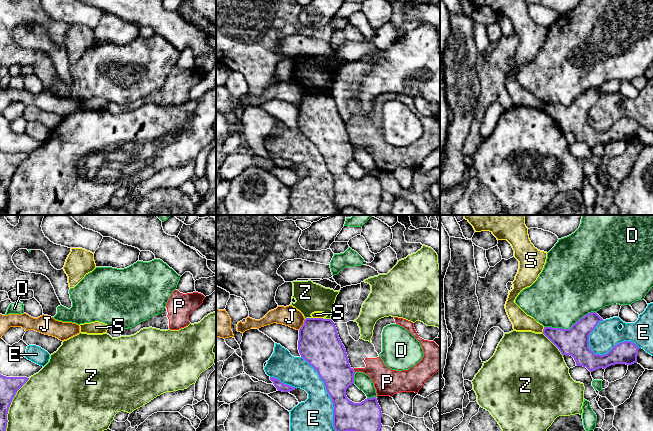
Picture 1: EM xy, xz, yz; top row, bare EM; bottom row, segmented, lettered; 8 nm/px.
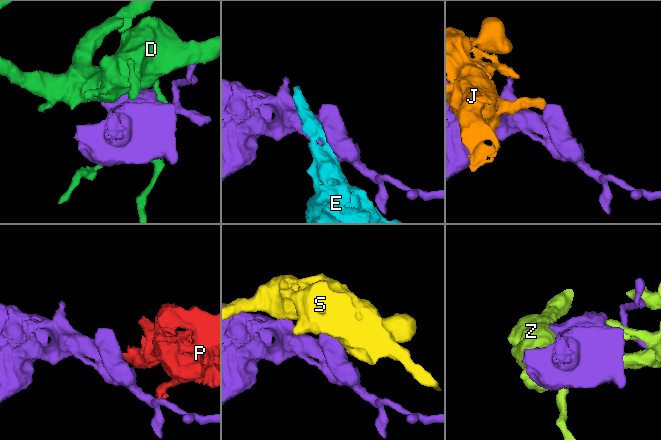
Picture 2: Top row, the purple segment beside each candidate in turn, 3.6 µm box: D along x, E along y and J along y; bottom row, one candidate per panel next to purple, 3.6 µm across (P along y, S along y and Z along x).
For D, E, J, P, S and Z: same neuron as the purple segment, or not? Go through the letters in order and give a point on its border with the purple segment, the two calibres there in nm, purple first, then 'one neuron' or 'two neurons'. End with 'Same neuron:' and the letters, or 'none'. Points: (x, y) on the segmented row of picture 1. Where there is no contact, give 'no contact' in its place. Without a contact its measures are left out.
D: meets purple in yz at (571, 327); 220 nm thick on the purple side, 460 nm on the other; two neurons
E: meets purple in yz at (609, 351); 180 nm thick on the purple side, 220 nm on the other; two neurons
J: meets purple in xz at (303, 324); 340 nm thick on the purple side, 160 nm on the other; two neurons
P: meets purple in xz at (353, 370); 300 nm thick on the purple side, 180 nm on the other; two neurons
S: meets purple in xz at (317, 318); 340 nm thick on the purple side, 50 nm on the other; two neurons
Z: meets purple in xy at (10, 404); 150 nm thick on the purple side, 420 nm on the other; two neurons
Same neuron: none

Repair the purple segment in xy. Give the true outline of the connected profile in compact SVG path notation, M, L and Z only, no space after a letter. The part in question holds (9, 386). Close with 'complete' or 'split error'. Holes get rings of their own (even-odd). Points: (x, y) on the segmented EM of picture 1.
M0 374L0 431L6 431L11 402L28 380L27 377L6 377Z; complete

